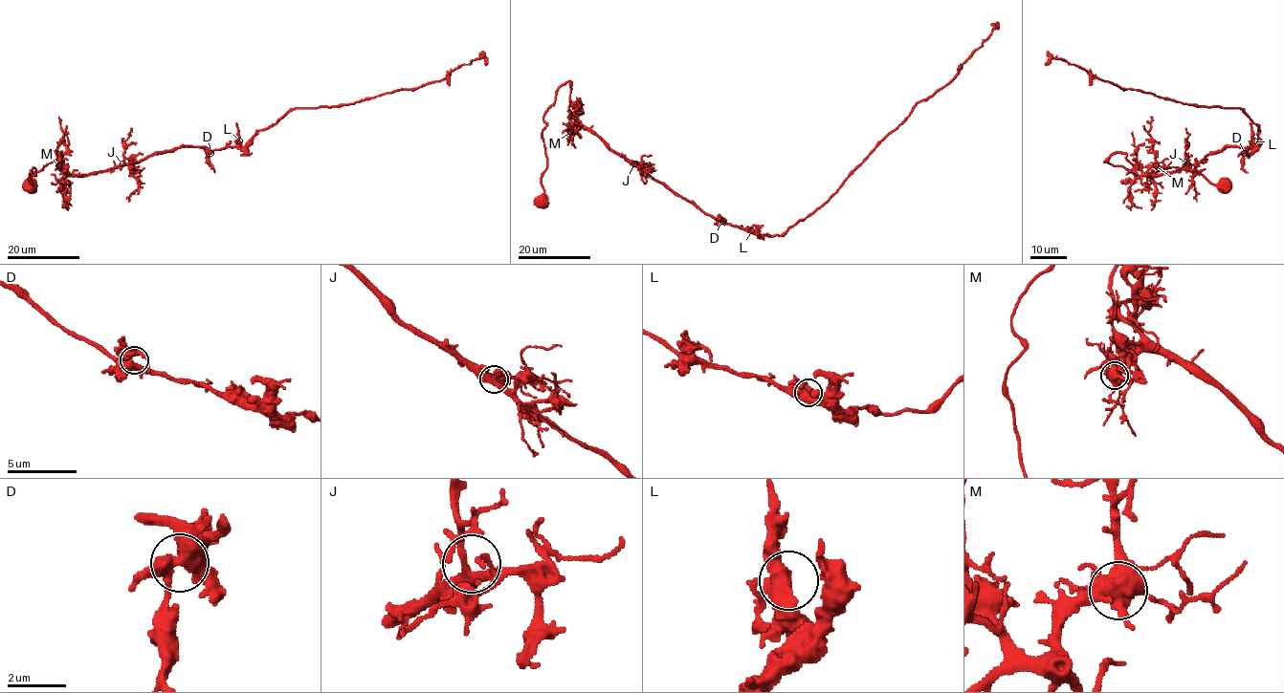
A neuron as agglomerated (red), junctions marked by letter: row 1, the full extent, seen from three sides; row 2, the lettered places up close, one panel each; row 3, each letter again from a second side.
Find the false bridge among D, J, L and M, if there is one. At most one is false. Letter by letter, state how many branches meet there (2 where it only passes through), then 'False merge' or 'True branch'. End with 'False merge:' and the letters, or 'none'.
D: Branches: 4. True branch
J: Branches: 3. True branch
L: Branches: 3. True branch
M: Branches: 8. True branch
False merge: none

